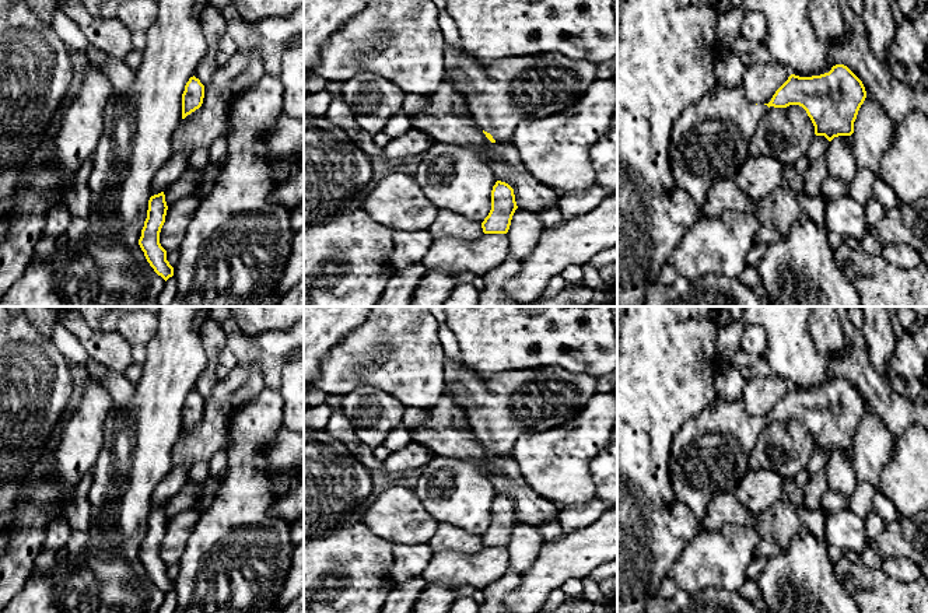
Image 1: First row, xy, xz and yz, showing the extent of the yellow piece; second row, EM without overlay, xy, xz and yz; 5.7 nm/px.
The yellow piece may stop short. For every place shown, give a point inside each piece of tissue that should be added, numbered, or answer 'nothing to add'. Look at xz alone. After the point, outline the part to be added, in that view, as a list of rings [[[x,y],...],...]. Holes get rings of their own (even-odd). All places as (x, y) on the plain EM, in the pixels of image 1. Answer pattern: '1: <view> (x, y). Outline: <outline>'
1: xz (500, 409). Outline: [[[445,357],[445,385],[454,392],[454,402],[465,410],[477,439],[497,456],[509,456],[515,442],[528,430],[543,432],[575,418],[598,393],[598,378],[585,372],[570,372],[561,367],[508,371],[481,378],[463,361]]]

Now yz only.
1: yz (710, 455). Outline: [[[717,399],[697,416],[689,418],[672,439],[669,473],[679,501],[701,521],[712,498],[719,493],[733,493],[749,472],[749,453],[761,431],[768,425],[764,417],[752,417],[742,399]]]

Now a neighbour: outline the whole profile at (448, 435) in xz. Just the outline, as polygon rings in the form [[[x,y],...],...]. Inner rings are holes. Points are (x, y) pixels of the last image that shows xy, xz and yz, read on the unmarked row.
[[[441,396],[440,402],[427,410],[430,425],[420,425],[412,431],[412,439],[427,446],[434,456],[473,460],[493,483],[495,493],[508,497],[514,502],[518,522],[542,525],[546,521],[558,519],[561,509],[556,502],[539,495],[522,477],[518,465],[511,456],[491,456],[467,424],[467,416],[451,397]]]

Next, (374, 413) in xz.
[[[368,385],[343,396],[342,406],[357,437],[372,449],[403,424],[405,409],[392,395]]]

